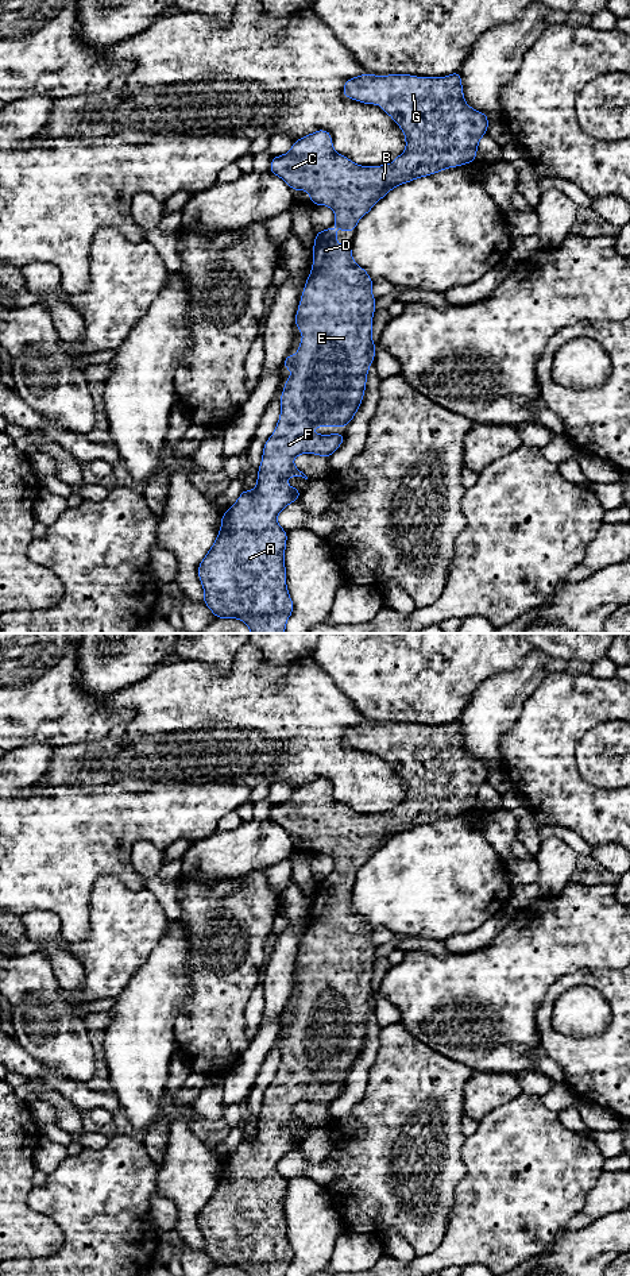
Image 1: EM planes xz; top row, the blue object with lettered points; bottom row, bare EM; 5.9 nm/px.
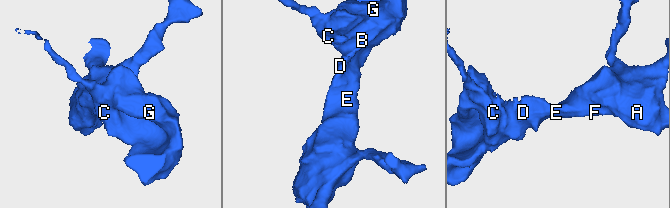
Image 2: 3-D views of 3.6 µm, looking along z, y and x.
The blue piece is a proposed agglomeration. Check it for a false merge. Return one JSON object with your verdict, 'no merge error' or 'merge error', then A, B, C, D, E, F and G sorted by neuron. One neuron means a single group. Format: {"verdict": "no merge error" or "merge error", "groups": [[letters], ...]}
{"verdict": "no merge error", "groups": [["A", "B", "C", "D", "E", "F", "G"]]}

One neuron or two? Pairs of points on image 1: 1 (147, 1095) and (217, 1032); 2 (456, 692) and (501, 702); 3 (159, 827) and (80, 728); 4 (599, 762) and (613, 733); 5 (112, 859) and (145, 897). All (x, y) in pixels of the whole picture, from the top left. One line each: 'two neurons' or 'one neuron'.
1: two neurons
2: two neurons
3: two neurons
4: one neuron
5: two neurons

